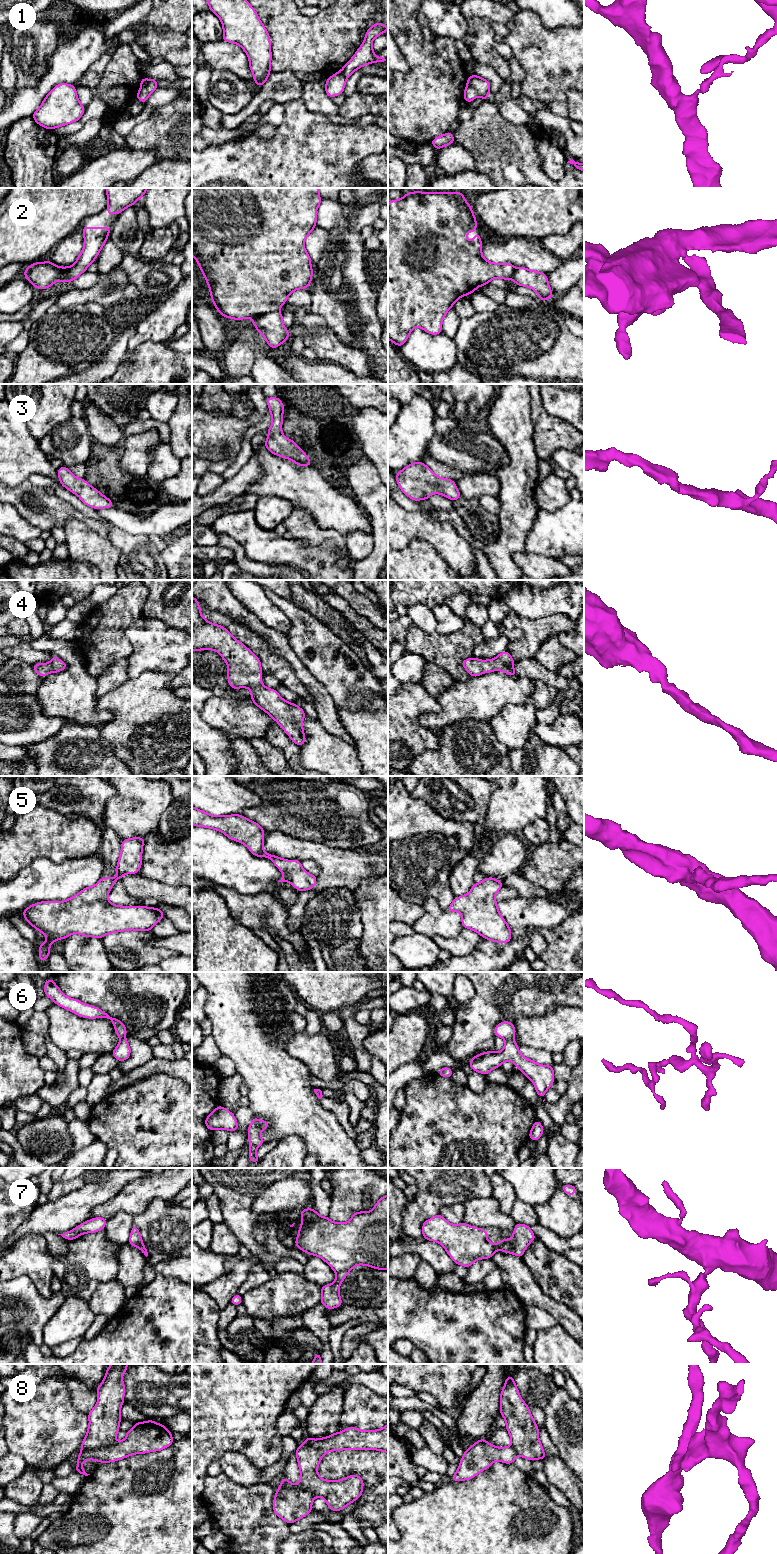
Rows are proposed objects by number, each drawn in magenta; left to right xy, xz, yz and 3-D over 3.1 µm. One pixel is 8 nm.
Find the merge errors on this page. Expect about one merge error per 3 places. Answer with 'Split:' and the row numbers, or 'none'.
Split: 1, 6, 8

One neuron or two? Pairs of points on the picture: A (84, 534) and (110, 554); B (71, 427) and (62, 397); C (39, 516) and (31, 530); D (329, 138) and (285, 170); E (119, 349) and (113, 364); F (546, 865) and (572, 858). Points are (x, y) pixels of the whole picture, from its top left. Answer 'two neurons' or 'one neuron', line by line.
A: one neuron
B: two neurons
C: two neurons
D: one neuron
E: one neuron
F: one neuron

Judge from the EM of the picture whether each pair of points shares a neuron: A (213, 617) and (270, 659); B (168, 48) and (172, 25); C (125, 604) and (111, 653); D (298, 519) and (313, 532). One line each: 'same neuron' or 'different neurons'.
A: same neuron
B: same neuron
C: same neuron
D: same neuron

